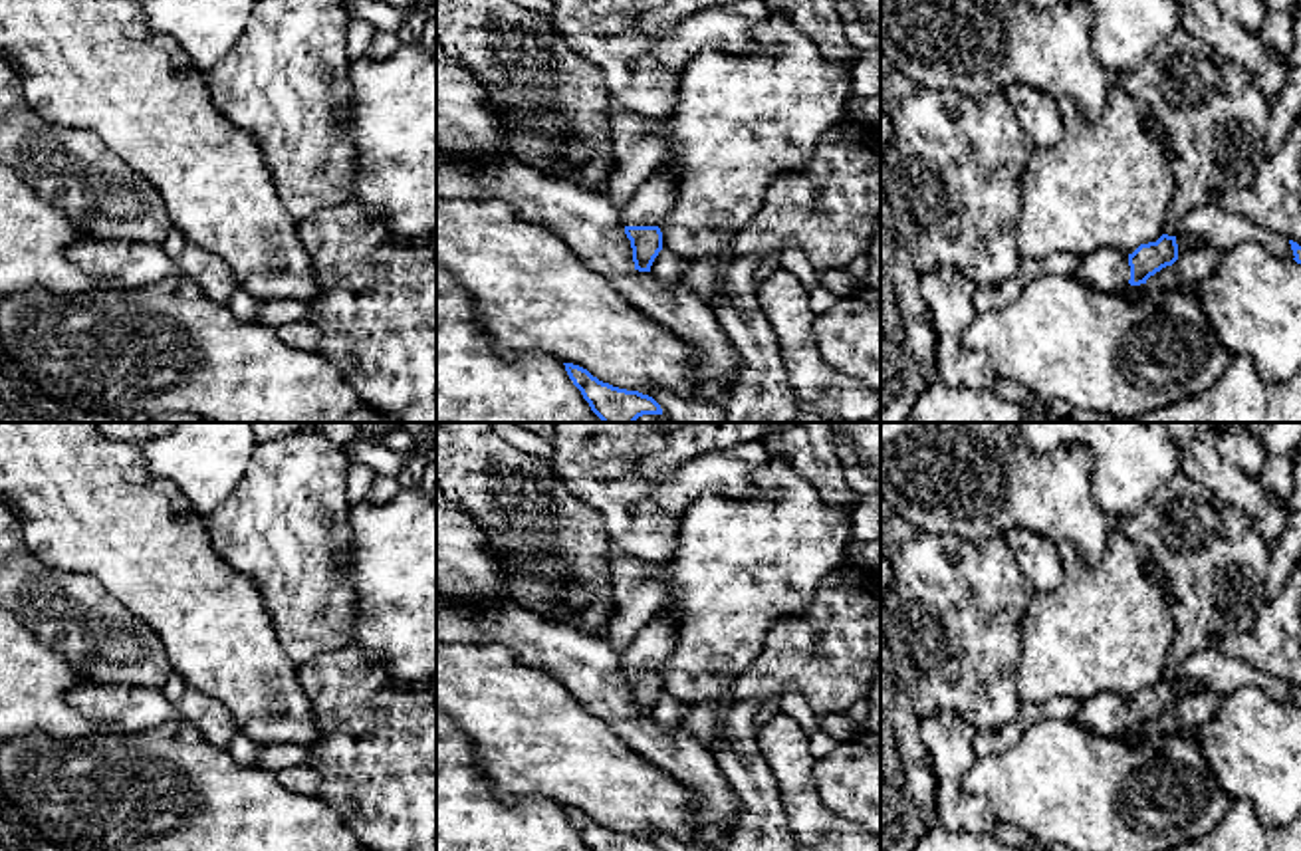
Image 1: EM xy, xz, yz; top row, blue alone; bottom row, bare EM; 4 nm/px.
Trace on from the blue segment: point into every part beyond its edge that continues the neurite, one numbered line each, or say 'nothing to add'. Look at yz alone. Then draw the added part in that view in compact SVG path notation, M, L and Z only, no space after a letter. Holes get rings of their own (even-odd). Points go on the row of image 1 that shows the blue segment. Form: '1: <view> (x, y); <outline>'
1: yz (1107, 270); M1101 248L1085 256L1073 276L1099 292L1124 292L1130 286L1128 256L1115 248Z

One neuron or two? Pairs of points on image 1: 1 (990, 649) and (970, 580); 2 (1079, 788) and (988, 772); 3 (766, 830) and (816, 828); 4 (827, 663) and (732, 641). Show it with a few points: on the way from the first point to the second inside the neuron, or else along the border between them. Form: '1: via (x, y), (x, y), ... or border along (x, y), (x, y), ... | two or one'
1: via (976, 631), (976, 598) | one
2: via (1058, 784), (1010, 780) | one
3: border along (776, 784), (790, 830) | two
4: border along (796, 615), (772, 625), (734, 685) | two

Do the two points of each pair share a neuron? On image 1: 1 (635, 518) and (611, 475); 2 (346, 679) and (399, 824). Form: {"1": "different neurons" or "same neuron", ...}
{"1": "same neuron", "2": "same neuron"}

